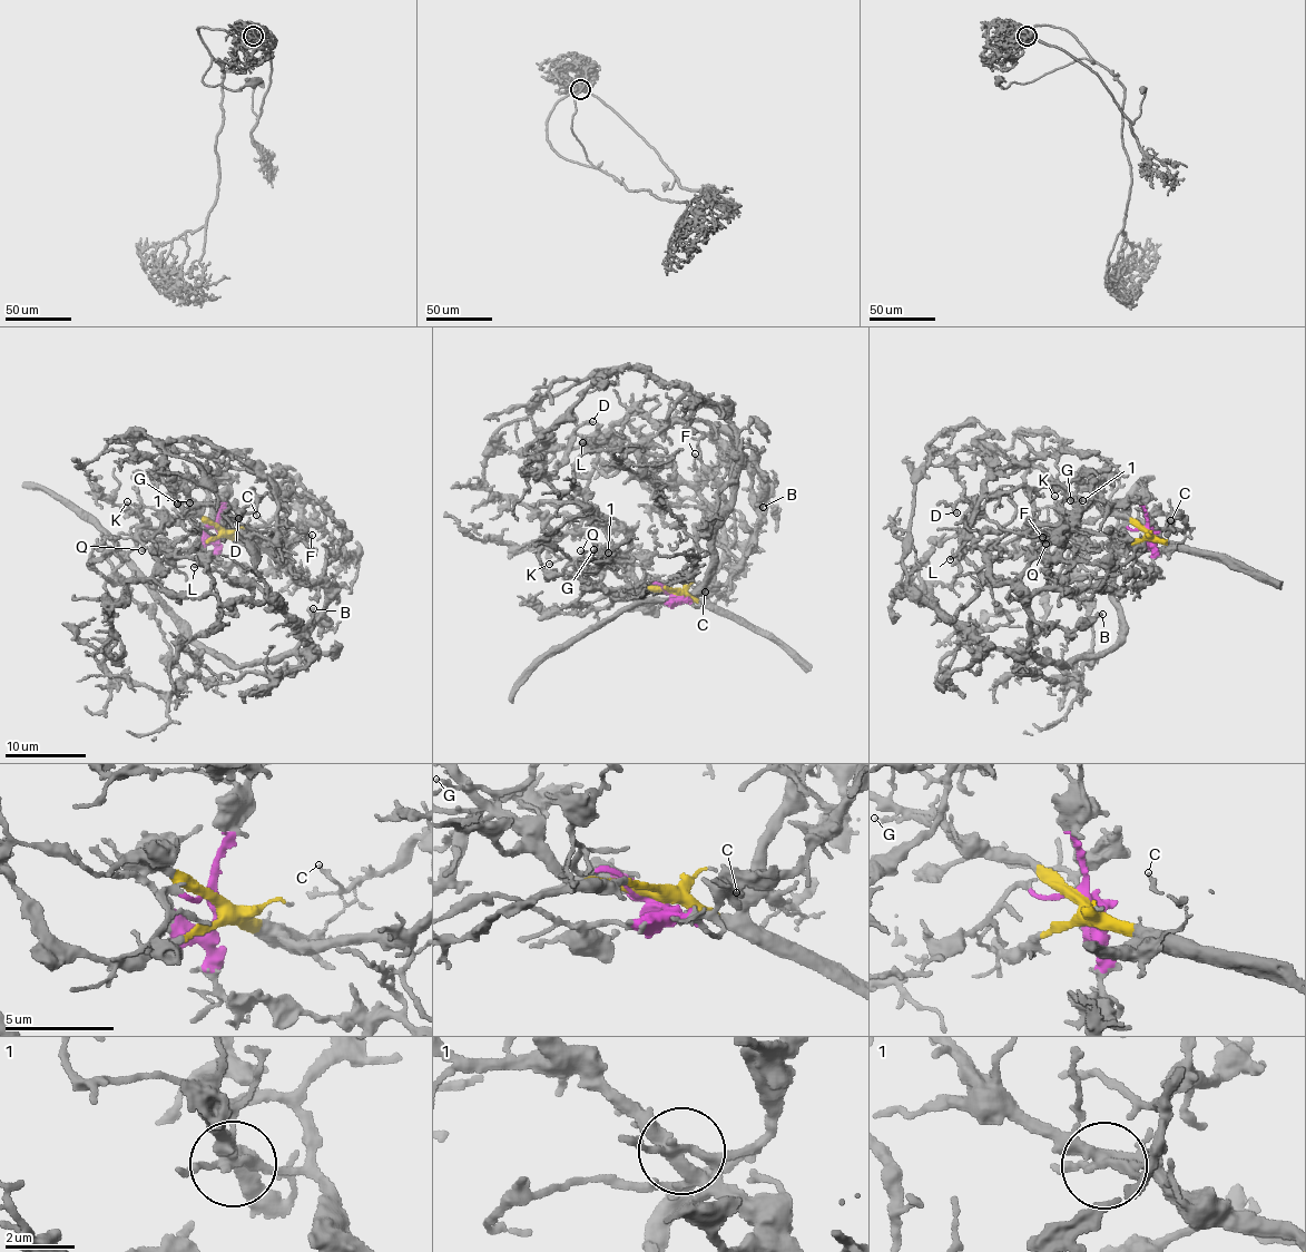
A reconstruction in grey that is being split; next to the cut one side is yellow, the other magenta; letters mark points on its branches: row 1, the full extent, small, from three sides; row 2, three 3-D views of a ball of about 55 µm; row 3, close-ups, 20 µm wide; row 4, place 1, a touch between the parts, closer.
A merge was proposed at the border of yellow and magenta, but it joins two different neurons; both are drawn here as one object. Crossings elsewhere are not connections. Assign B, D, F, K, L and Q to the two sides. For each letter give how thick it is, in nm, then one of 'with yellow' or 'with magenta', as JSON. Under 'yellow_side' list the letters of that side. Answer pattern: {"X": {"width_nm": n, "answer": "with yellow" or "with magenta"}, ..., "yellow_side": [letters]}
{"B": {"width_nm": 200, "answer": "with magenta"}, "D": {"width_nm": 260, "answer": "with magenta"}, "F": {"width_nm": 190, "answer": "with yellow"}, "K": {"width_nm": 110, "answer": "with yellow"}, "L": {"width_nm": 170, "answer": "with magenta"}, "Q": {"width_nm": 200, "answer": "with yellow"}, "yellow_side": ["F", "K", "Q"]}

